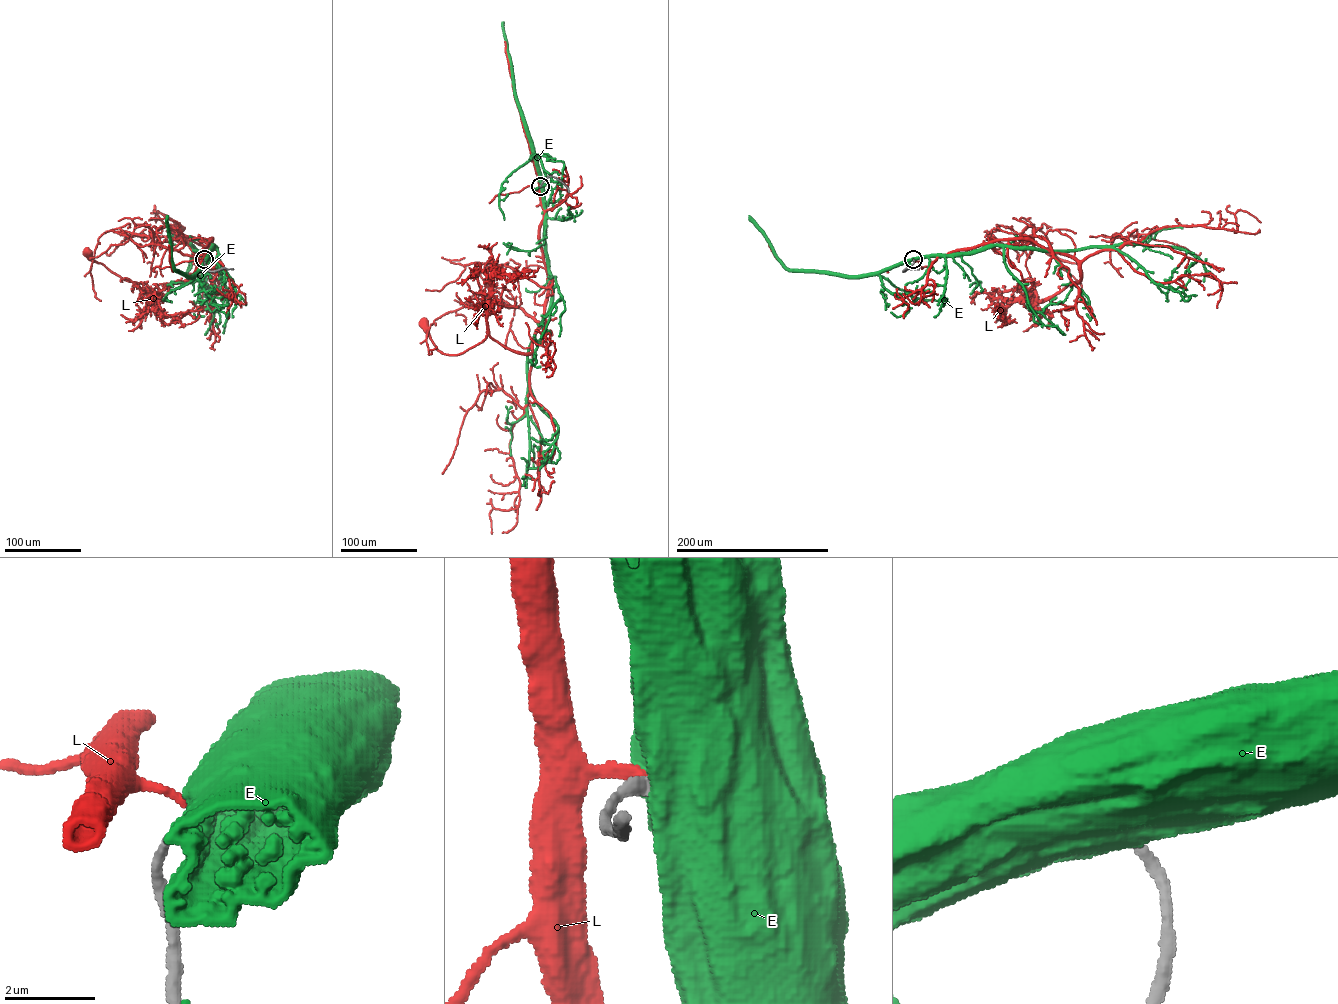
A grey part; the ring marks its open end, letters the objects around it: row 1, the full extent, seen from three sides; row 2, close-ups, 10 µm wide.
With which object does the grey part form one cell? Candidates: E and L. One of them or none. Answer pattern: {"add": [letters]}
{"add": ["L"]}

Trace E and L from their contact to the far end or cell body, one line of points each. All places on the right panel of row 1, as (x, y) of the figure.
E: (913, 259), (970, 254), (996, 245), (1075, 250), (1133, 243), (1186, 249), (1195, 257), (1188, 269), (1190, 271)
L: (913, 259), (1028, 239), (1072, 257), (1080, 280), (1059, 292), (1078, 281), (1082, 271), (1048, 252)

